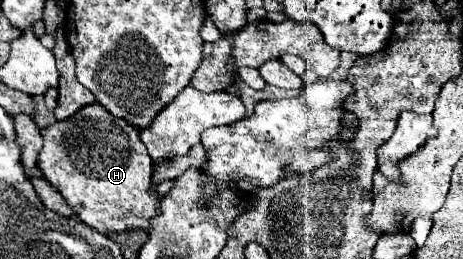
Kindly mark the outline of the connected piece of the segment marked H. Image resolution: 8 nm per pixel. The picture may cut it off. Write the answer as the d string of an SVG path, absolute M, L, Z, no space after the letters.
M90 104L68 120L56 122L54 126L42 130L42 138L44 148L38 156L38 168L46 180L58 188L58 192L66 198L84 224L92 226L100 234L150 230L152 218L160 214L160 198L152 190L152 158L148 156L148 150L134 126L114 118L112 114L106 114L106 110L102 110L98 104Z

